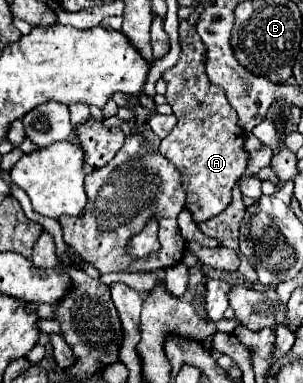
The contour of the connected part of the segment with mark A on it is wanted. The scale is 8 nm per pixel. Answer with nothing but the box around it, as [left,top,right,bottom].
[160,19,246,221]

